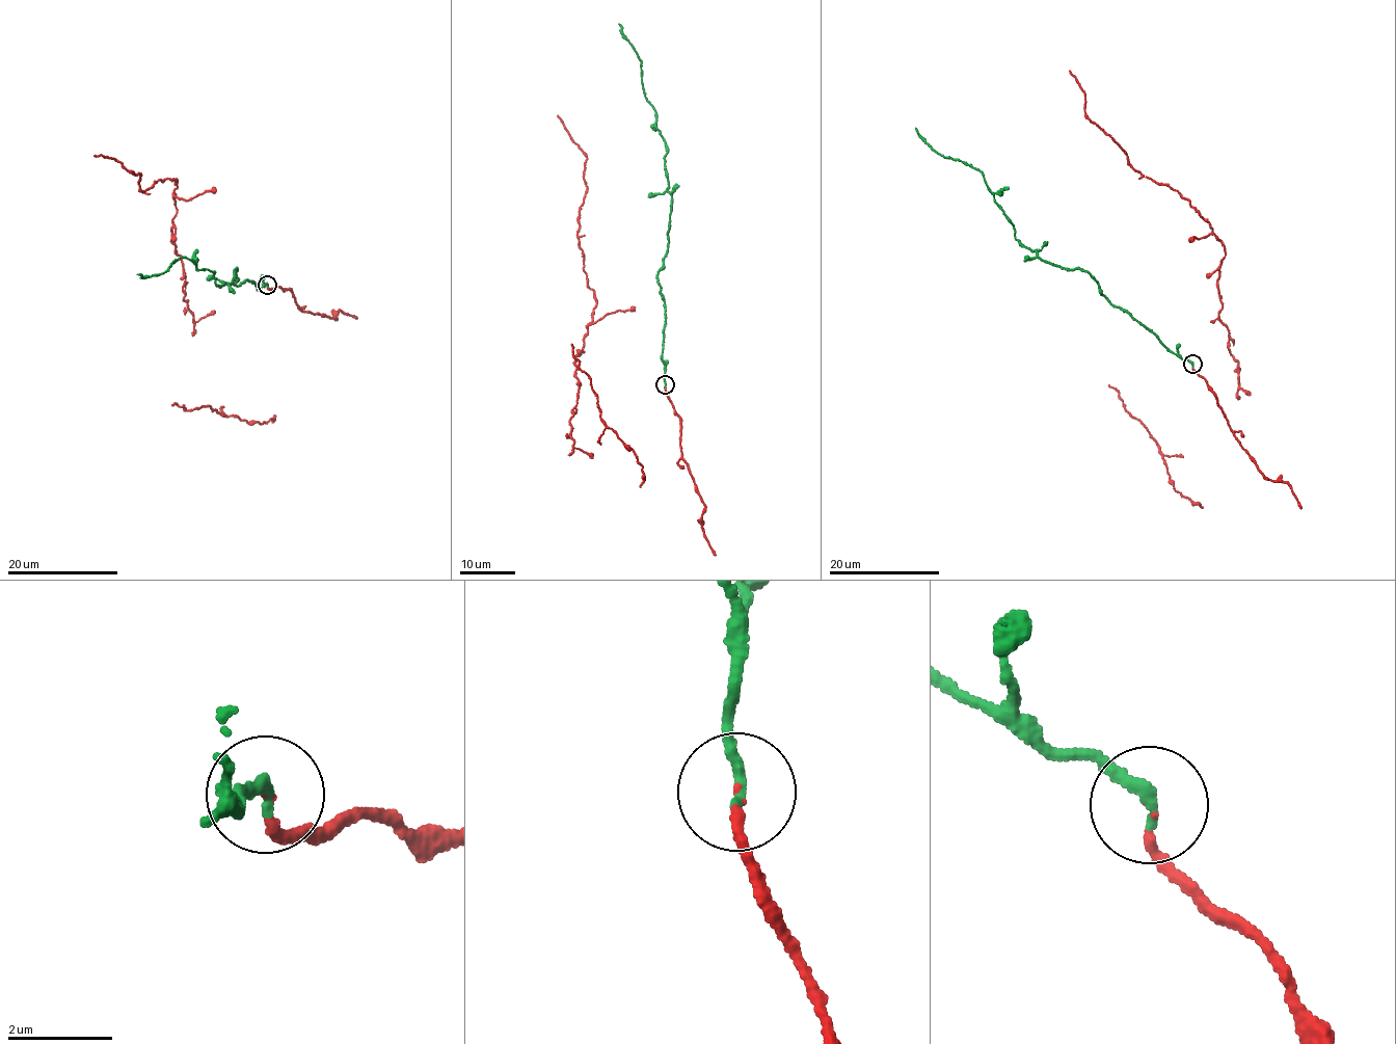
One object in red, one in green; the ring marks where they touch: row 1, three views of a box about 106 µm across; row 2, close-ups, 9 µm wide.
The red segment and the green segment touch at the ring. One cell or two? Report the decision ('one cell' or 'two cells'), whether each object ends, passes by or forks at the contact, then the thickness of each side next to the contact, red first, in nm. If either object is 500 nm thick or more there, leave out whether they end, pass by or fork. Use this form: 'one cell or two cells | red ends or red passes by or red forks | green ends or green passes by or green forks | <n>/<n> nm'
one cell | red ends | green ends | 120/240 nm

